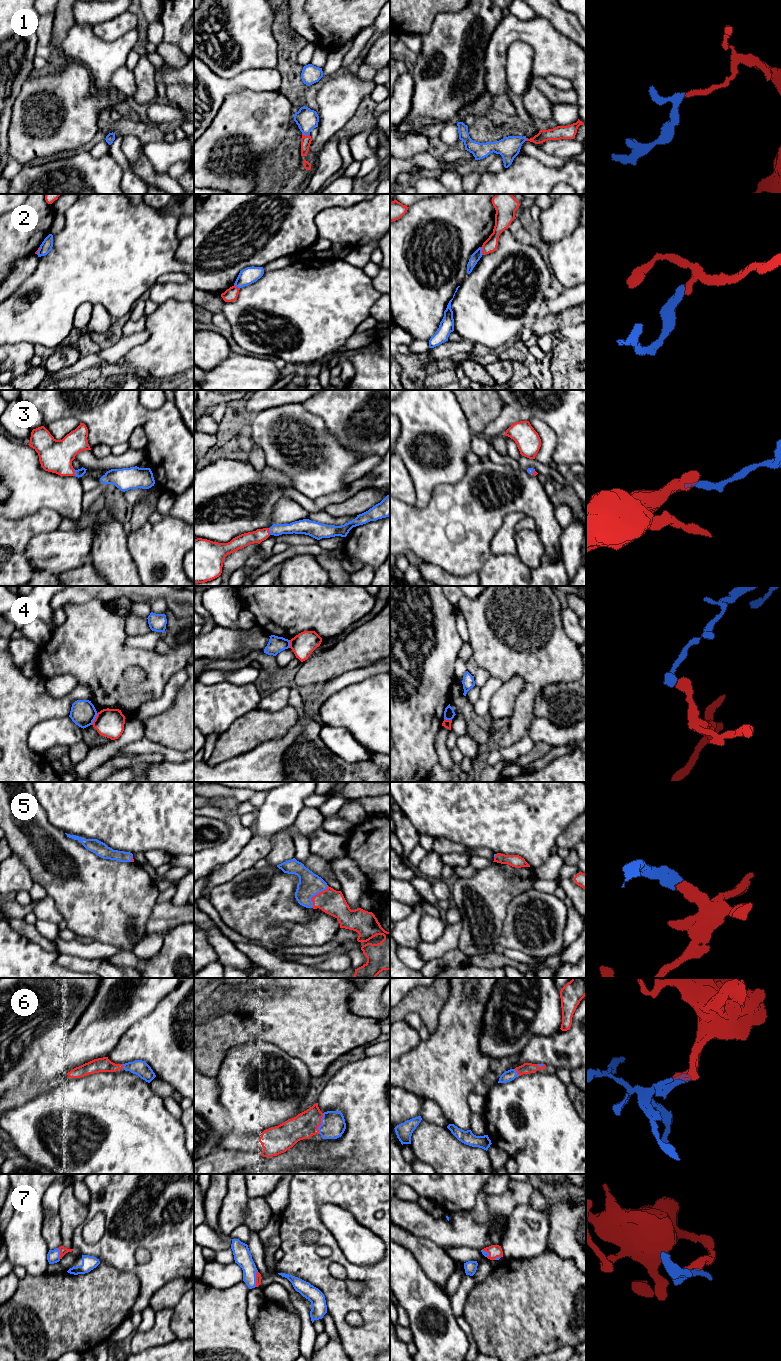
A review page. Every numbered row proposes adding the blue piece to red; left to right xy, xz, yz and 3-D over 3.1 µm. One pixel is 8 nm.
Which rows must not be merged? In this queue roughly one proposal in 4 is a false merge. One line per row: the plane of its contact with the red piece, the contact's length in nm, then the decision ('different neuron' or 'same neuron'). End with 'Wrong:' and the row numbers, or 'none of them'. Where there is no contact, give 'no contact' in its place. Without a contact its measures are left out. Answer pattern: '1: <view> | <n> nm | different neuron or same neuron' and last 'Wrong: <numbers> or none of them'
1: xz | 60 nm | same neuron
2: yz | 70 nm | different neuron
3: xz | 60 nm | same neuron
4: xy | 110 nm | different neuron
5: xz | 220 nm | same neuron
6: xz | 170 nm | same neuron
7: xz | 140 nm | same neuron
Wrong: 2, 4

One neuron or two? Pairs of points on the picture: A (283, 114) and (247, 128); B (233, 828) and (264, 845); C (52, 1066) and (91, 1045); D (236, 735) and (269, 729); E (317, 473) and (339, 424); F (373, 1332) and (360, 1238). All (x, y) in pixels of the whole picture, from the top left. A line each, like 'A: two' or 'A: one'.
A: one
B: two
C: one
D: one
E: two
F: two

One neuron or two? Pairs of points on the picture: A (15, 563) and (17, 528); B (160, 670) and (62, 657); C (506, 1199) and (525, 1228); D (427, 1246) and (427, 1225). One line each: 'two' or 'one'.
A: one
B: one
C: two
D: two

